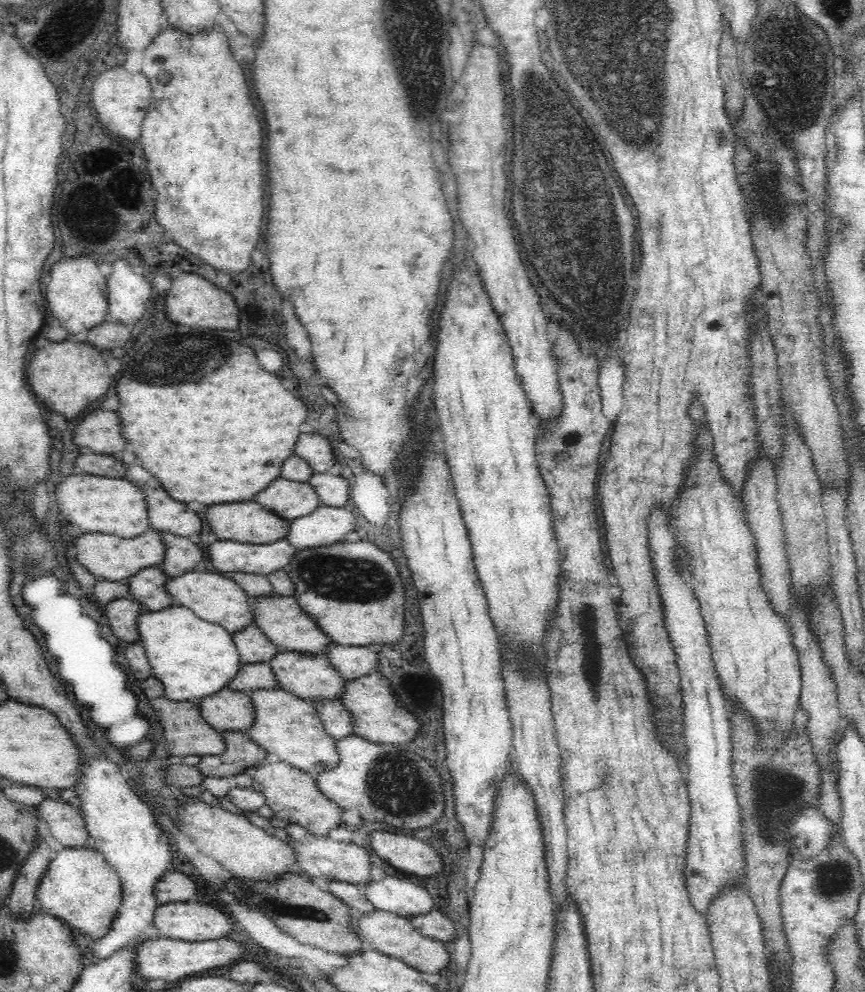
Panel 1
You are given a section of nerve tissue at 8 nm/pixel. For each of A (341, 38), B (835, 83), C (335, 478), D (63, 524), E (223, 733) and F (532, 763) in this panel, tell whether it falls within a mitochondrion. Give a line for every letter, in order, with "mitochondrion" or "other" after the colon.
A: other
B: other
C: other
D: other
E: other
F: other

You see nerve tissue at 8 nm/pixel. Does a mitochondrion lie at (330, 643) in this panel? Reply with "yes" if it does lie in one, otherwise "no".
no

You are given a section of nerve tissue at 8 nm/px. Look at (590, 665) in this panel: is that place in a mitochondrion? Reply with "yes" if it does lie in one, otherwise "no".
yes

